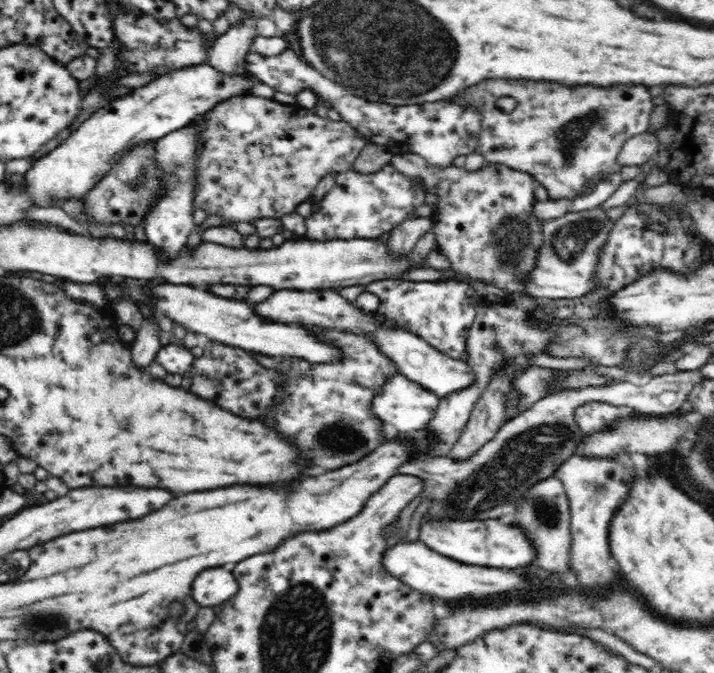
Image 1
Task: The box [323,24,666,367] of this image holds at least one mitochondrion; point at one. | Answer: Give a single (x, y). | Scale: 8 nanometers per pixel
(511, 238)

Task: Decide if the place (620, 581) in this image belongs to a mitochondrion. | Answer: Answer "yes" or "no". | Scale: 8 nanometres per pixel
no

